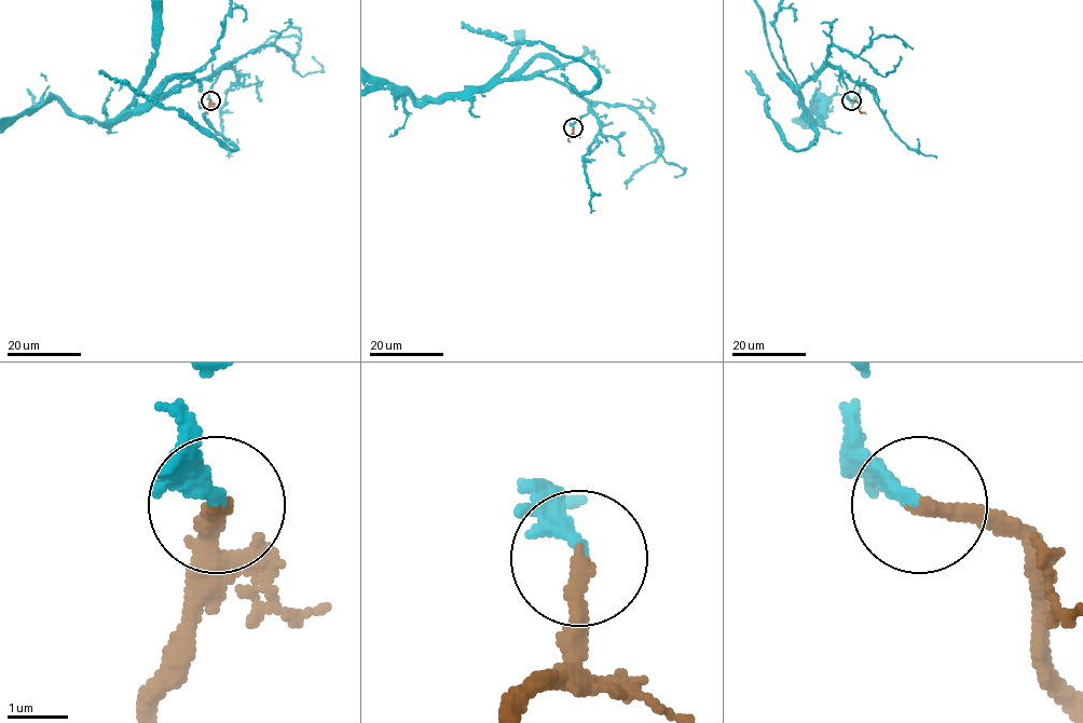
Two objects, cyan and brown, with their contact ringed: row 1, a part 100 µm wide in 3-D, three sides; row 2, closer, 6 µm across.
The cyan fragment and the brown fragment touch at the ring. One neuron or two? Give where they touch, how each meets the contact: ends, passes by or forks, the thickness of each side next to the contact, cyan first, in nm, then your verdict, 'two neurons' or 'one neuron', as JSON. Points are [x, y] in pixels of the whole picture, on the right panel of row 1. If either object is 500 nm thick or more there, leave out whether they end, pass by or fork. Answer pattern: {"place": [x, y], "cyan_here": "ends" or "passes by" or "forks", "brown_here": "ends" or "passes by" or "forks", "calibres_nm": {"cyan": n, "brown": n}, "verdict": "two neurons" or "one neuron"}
{"place": [851, 100], "cyan_here": "ends", "brown_here": "ends", "calibres_nm": {"cyan": 260, "brown": 280}, "verdict": "one neuron"}

